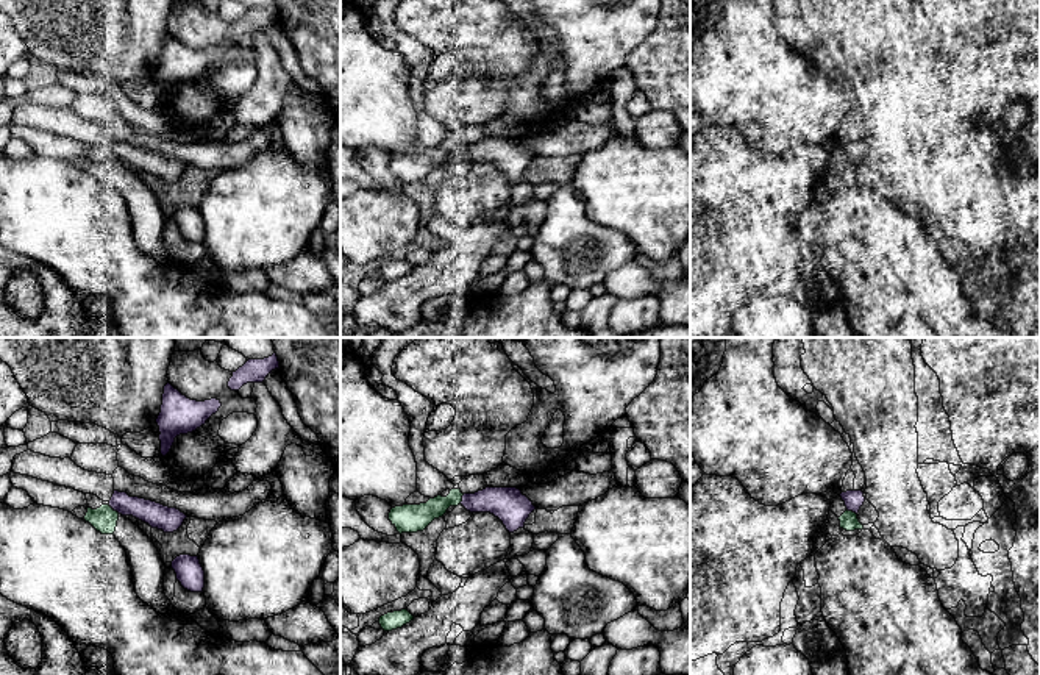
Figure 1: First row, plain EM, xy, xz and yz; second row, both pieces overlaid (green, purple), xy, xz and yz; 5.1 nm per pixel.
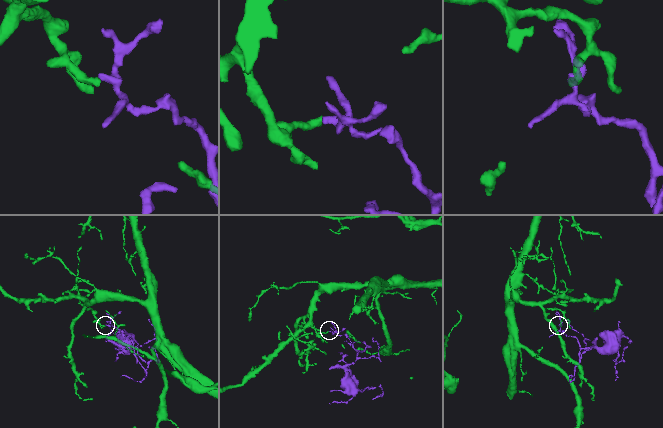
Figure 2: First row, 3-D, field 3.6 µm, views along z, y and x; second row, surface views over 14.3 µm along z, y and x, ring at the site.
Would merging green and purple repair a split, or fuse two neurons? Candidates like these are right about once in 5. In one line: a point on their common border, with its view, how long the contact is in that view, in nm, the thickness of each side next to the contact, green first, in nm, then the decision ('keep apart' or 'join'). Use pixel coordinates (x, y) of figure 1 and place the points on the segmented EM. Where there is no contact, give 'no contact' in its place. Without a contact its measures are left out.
contact xy (113, 510); length 80 nm; calibres 140 and 130 nm; keep apart

